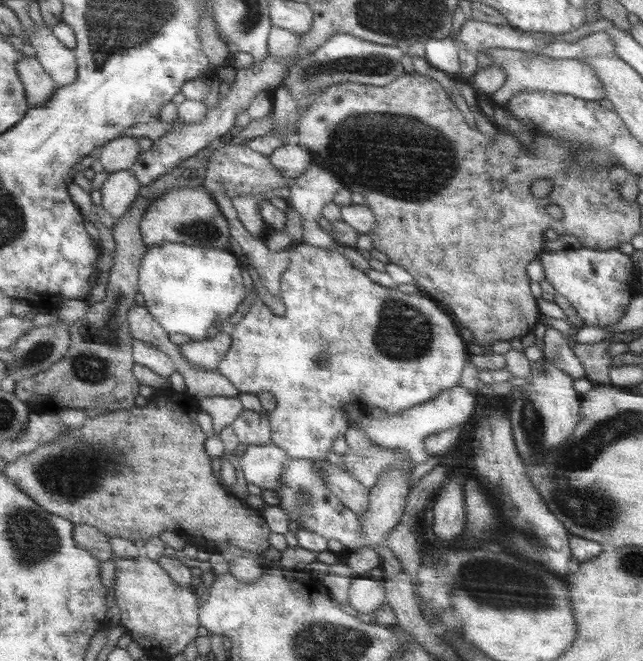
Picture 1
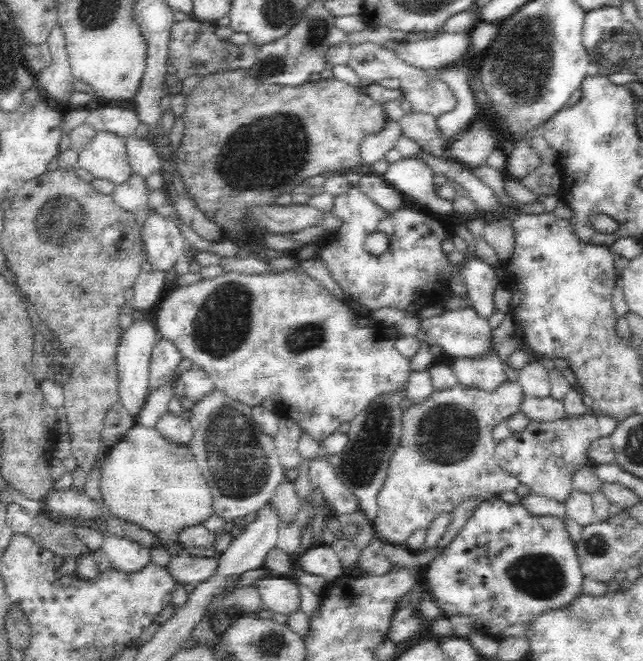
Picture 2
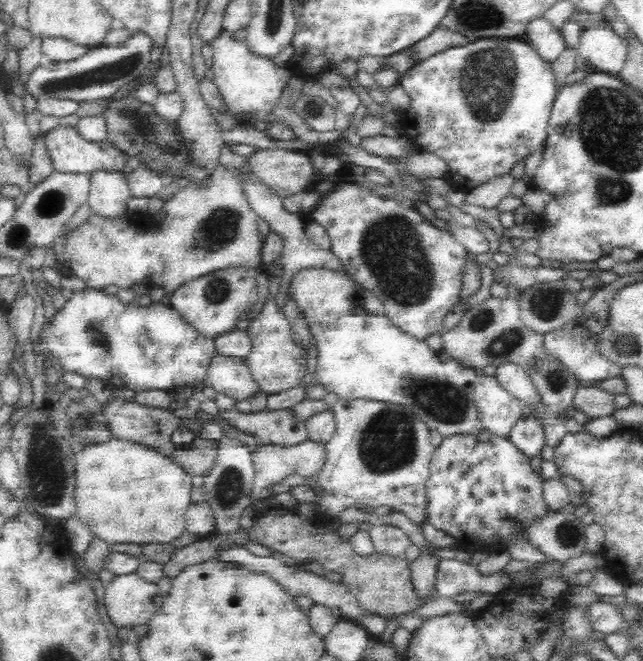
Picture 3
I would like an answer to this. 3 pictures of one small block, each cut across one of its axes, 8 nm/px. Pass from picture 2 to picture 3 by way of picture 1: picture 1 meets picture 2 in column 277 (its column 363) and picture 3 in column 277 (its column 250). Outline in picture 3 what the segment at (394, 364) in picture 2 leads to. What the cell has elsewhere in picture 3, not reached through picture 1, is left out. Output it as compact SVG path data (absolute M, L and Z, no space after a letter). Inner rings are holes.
M267 300L260 313L251 320L248 334L254 344L251 354L244 358L258 388L269 394L282 392L300 382L300 378L307 372L304 353L296 347L290 339L290 325L274 300Z

